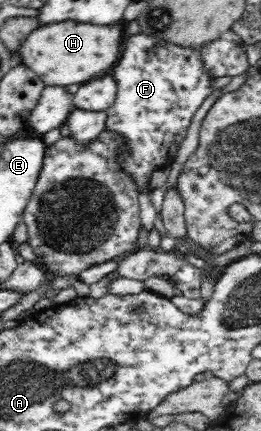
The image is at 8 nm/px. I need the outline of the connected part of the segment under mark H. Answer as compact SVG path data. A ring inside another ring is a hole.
M75 21L47 23L29 33L18 45L21 65L33 69L45 85L67 86L101 77L119 61L123 31L107 25L85 25Z

